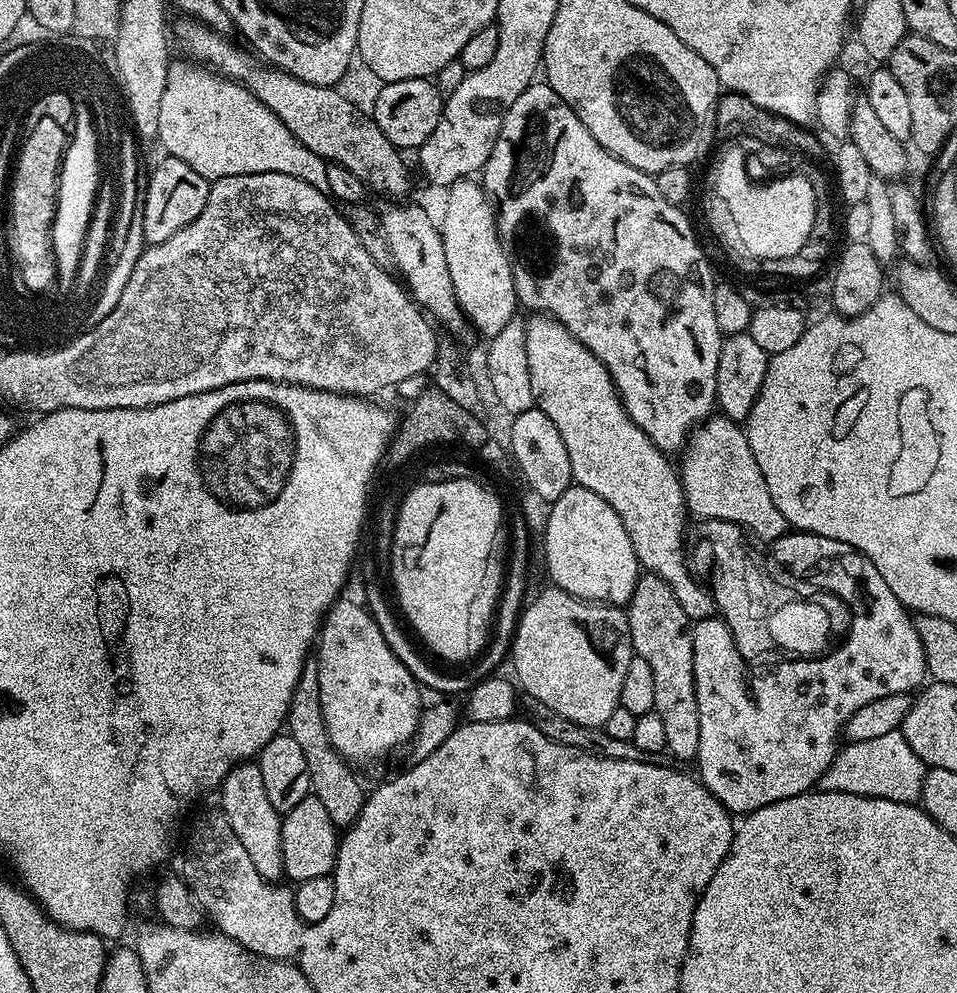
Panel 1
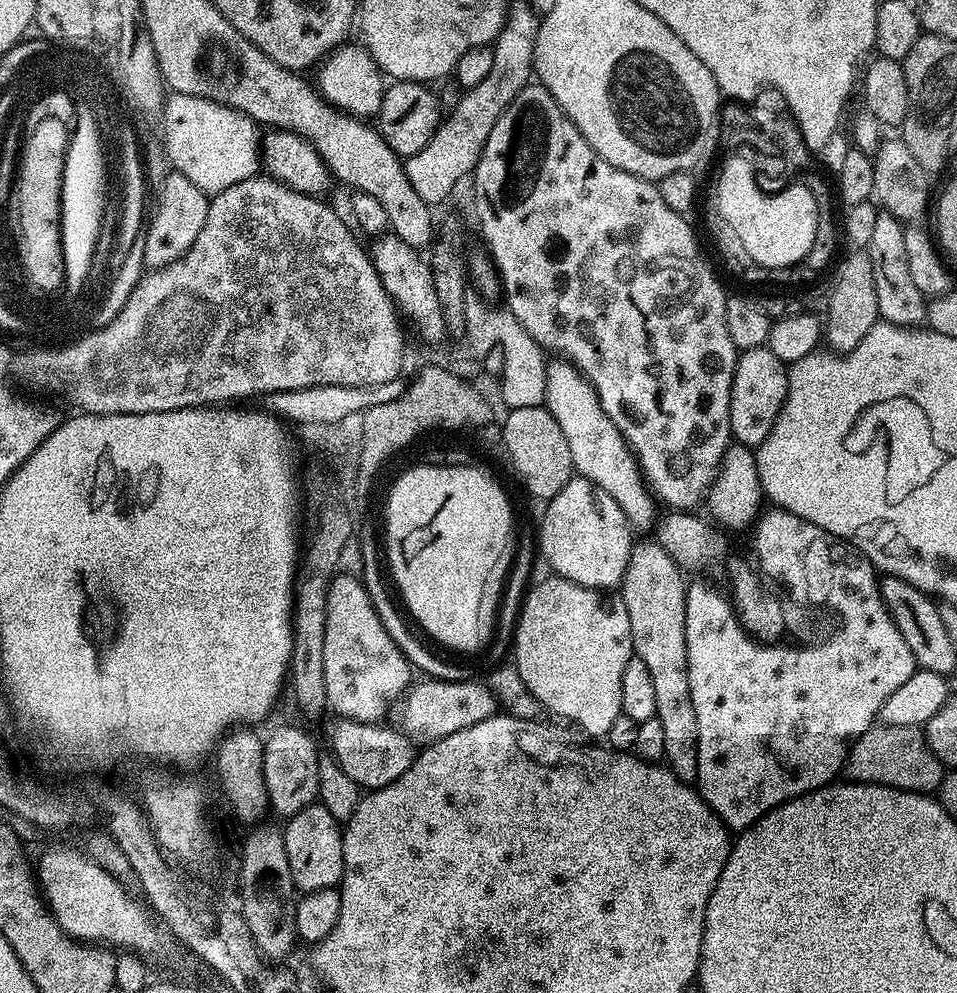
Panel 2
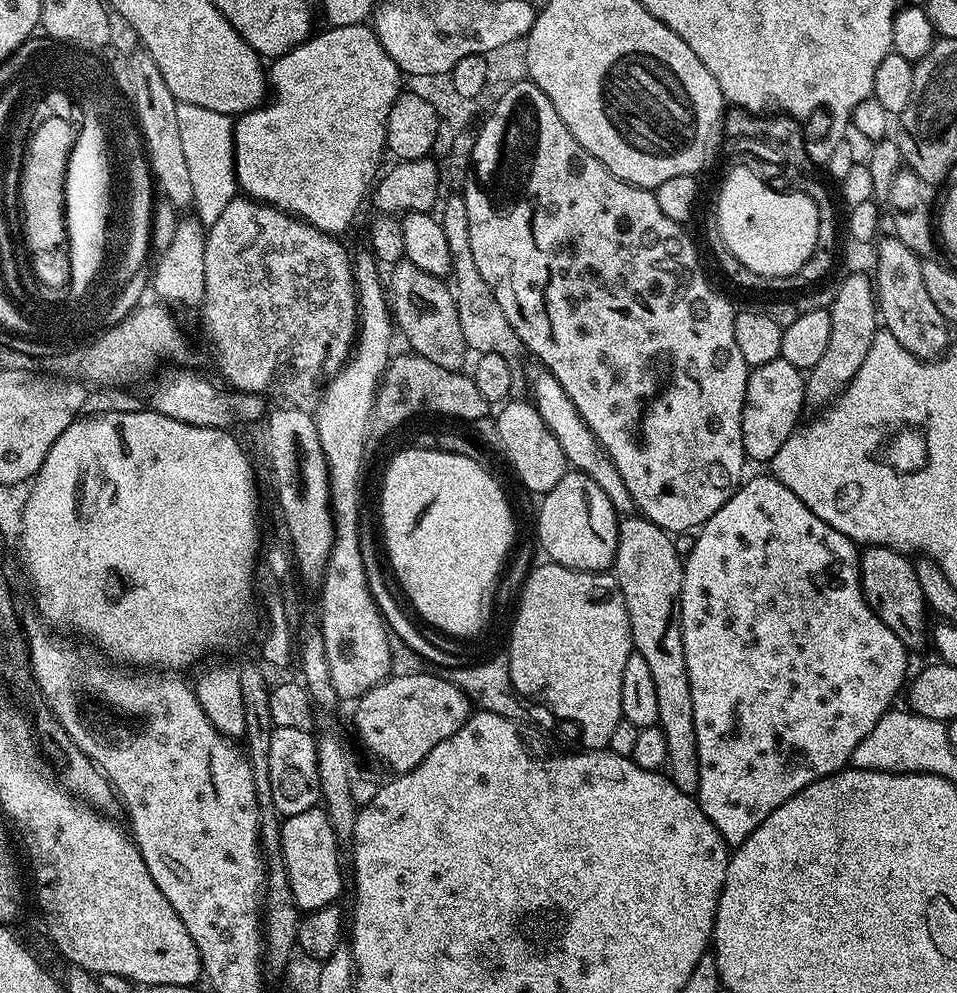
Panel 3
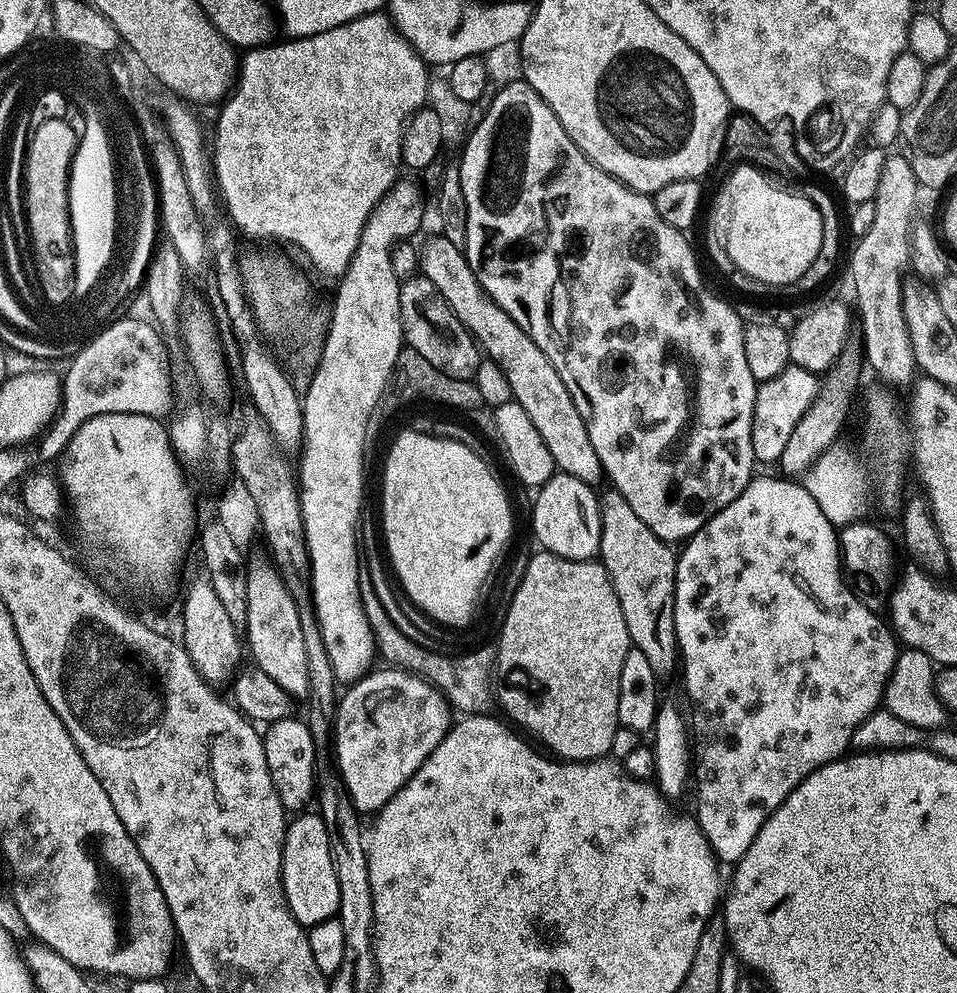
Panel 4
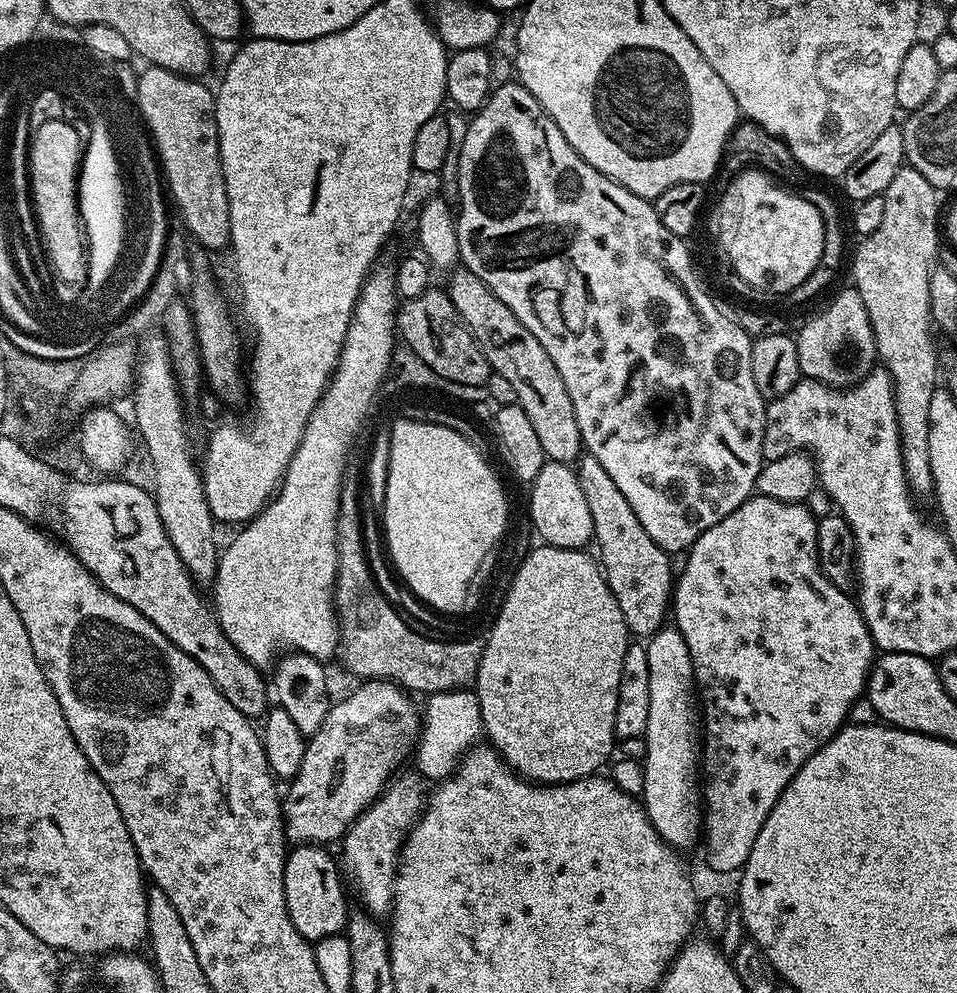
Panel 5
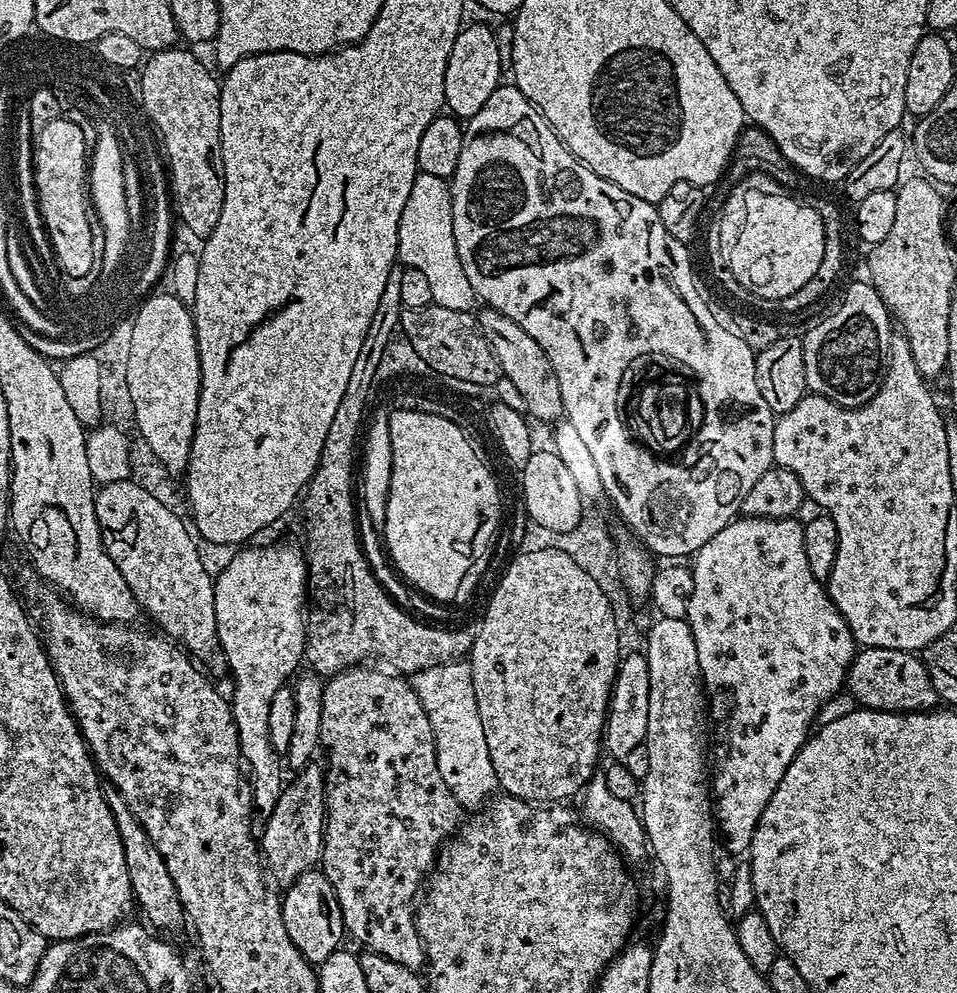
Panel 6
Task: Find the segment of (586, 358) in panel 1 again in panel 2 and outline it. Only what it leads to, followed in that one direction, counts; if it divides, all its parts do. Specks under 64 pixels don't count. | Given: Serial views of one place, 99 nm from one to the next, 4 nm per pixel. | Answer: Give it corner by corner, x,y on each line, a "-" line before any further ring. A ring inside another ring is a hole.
552,358
547,361
545,374
545,396
543,407
562,426
562,434
566,434
566,442
570,442
570,458
575,475
585,476
594,482
626,514
629,525
633,529
651,529
658,519
658,501
644,482
640,472
640,463
636,461
636,453
628,447
624,435
610,422
608,415
602,410
598,394
592,389
592,383
580,375
576,365
567,358

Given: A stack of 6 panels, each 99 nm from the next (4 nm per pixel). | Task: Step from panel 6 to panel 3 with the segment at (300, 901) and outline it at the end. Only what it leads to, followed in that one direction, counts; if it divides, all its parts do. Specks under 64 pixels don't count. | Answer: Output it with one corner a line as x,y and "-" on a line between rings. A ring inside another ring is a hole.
323,807
302,810
302,814
287,817
280,825
279,855
284,855
282,865
288,875
289,890
293,902
301,913
313,912
327,904
335,904
341,898
340,891
346,884
346,876
340,873
341,845
330,826
330,818

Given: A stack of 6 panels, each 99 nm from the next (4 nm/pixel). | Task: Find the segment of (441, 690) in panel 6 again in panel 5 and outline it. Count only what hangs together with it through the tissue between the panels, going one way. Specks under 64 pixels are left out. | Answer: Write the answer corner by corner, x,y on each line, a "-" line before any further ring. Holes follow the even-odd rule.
456,689
454,691
431,693
422,712
421,732
414,748
415,769
425,781
439,782
455,773
457,765
469,748
481,739
482,725
480,707
475,691

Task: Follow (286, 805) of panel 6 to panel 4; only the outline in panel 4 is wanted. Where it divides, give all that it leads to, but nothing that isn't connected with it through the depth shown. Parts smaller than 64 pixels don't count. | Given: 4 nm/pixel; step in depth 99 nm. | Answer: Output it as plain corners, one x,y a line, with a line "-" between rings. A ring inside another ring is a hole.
380,666
369,670
351,685
348,693
339,697
336,715
332,722
330,749
336,755
336,764
340,767
338,779
353,806
361,814
375,814
386,802
422,766
422,762
442,742
454,722
454,712
444,695
427,684
420,676
404,672
401,668

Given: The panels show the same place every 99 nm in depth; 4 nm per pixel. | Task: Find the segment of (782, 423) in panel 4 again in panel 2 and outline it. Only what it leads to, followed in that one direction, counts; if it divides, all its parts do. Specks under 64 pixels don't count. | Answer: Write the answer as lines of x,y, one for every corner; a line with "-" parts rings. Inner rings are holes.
768,347
751,348
736,357
734,382
730,390
732,439
753,450
770,434
788,393
788,368

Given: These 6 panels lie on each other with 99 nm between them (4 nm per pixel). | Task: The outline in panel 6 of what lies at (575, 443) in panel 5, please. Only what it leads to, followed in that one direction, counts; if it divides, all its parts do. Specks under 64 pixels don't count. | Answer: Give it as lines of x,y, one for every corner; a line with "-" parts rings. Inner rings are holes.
487,306
481,309
481,312
478,312
480,329
498,358
502,375
513,381
526,398
527,415
533,421
559,421
564,416
562,390
558,387
558,374
554,374
554,366
550,366
550,358
546,358
542,346
538,346
538,342
534,342
534,338
530,338
530,334
526,334
526,330
518,326
518,322
506,318
506,314
495,312

